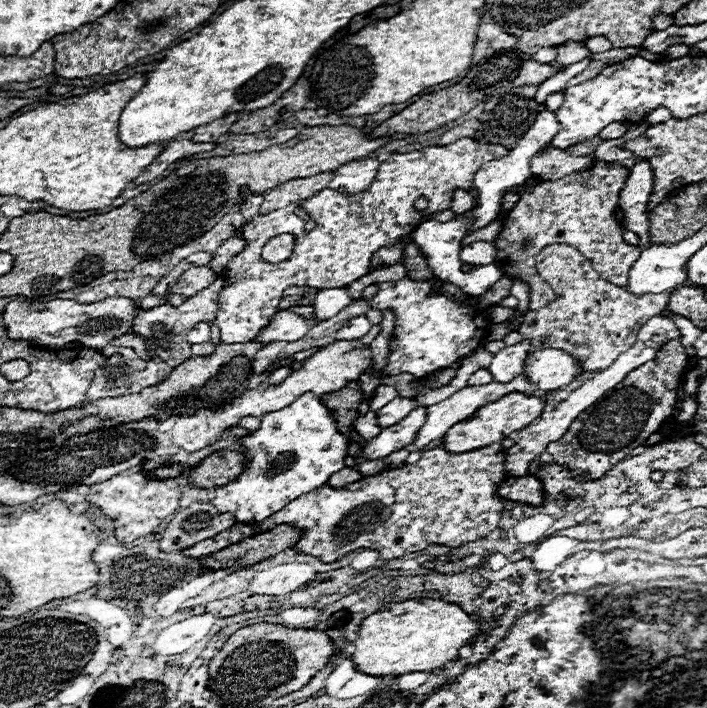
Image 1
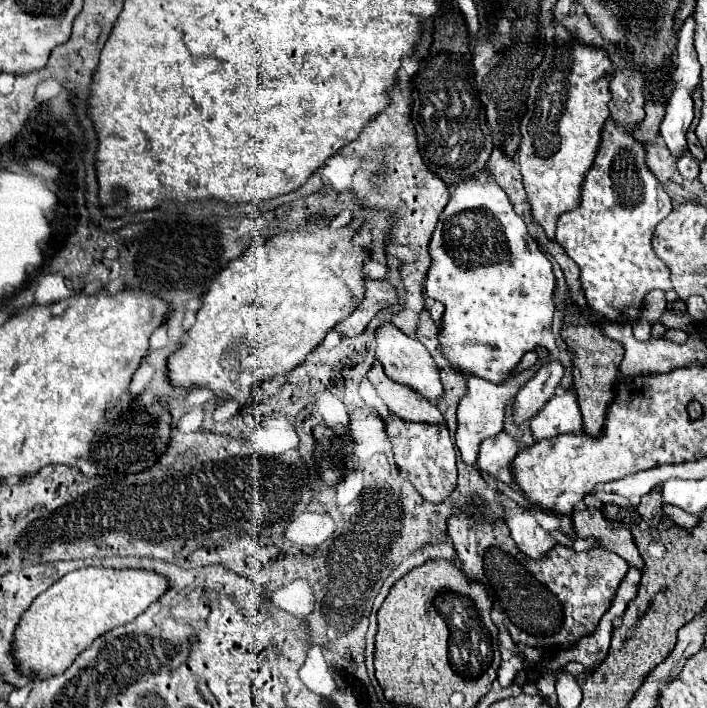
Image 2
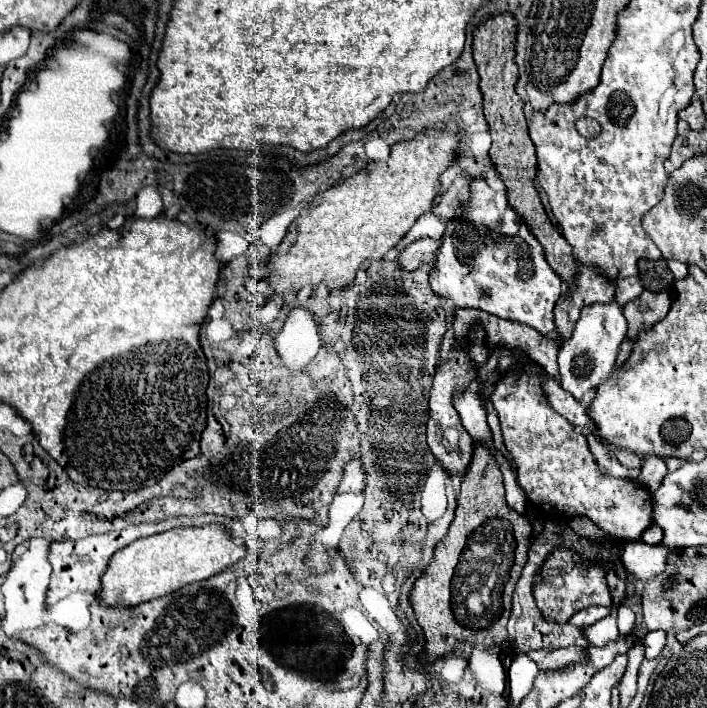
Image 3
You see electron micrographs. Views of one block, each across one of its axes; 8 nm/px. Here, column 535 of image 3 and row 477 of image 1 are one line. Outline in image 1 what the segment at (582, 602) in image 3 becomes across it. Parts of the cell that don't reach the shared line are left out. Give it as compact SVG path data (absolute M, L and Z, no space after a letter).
M680 340L666 342L664 348L656 352L654 360L632 370L622 384L608 390L606 396L594 404L594 408L588 406L584 412L580 412L580 416L570 424L568 432L560 440L548 444L548 454L584 480L600 478L610 470L610 466L618 464L636 446L644 444L646 438L660 428L660 422L668 418L668 412L672 412L676 402L678 376L686 364L688 356Z

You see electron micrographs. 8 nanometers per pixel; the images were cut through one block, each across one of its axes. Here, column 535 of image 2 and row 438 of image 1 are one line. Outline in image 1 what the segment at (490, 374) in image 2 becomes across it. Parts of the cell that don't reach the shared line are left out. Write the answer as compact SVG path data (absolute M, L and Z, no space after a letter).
M312 392L302 394L288 408L264 414L260 428L240 438L240 452L246 454L248 462L236 480L216 488L212 504L220 512L232 512L236 522L262 522L298 496L320 488L334 472L342 470L348 442L338 432L336 420L322 400Z

